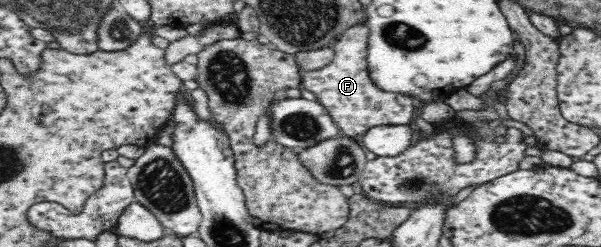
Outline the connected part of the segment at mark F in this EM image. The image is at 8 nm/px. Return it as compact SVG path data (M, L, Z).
M366 22L345 29L331 44L334 58L331 65L319 71L302 71L301 89L310 91L317 96L317 102L329 112L332 120L340 130L340 135L351 139L360 139L374 126L381 124L413 124L417 104L415 100L403 94L393 94L381 90L369 78L367 68L367 42L369 28Z

